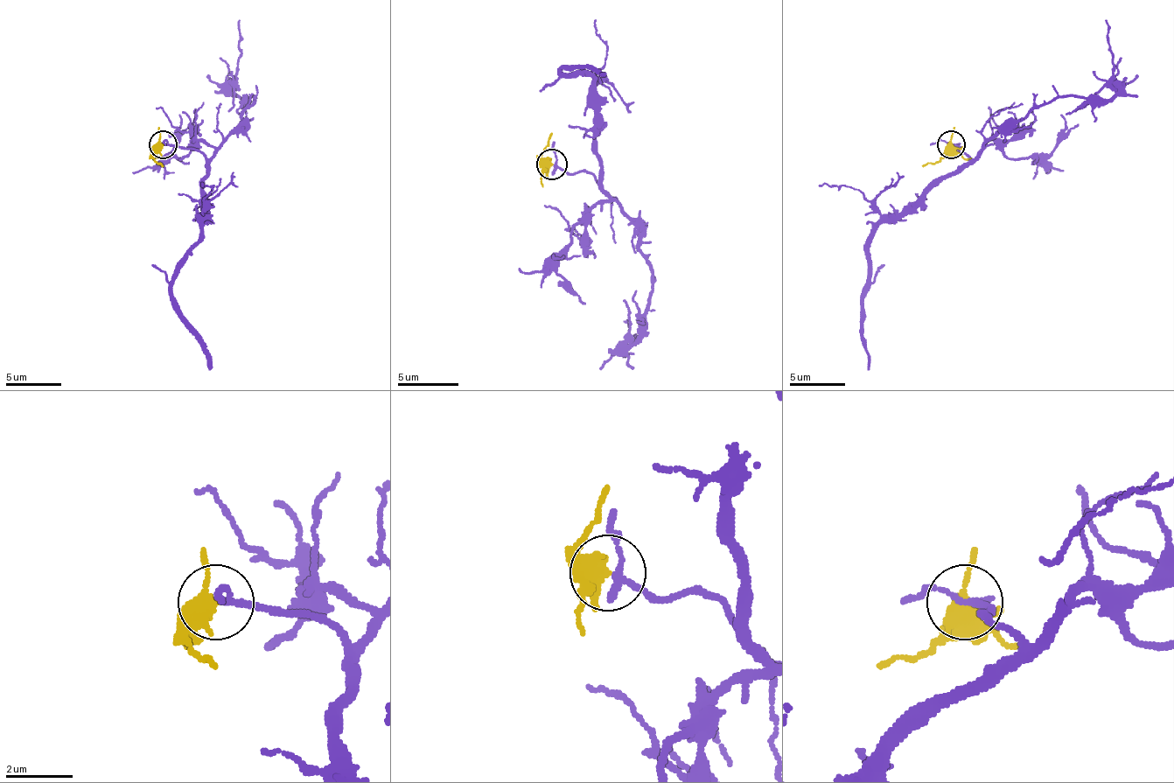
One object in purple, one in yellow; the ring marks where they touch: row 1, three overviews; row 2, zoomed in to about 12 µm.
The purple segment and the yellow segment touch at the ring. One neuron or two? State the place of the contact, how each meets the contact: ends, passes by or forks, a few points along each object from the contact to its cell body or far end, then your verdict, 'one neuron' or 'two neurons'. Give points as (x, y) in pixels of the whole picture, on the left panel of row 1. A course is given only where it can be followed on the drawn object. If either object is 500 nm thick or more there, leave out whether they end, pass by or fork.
(163, 144) | purple passes by | yellow passes by | purple via (164, 145), (197, 148), (205, 159), (202, 226), (197, 245), (171, 284), (171, 309), (197, 339), (211, 370) | yellow via (164, 145), (155, 159), (164, 168) | one neuron

